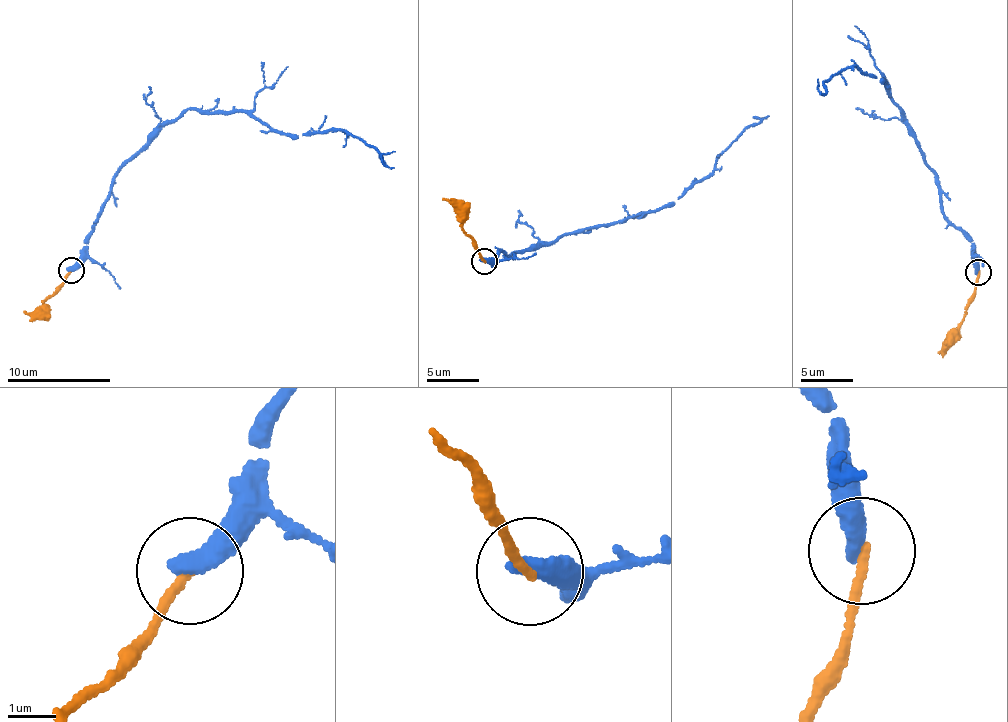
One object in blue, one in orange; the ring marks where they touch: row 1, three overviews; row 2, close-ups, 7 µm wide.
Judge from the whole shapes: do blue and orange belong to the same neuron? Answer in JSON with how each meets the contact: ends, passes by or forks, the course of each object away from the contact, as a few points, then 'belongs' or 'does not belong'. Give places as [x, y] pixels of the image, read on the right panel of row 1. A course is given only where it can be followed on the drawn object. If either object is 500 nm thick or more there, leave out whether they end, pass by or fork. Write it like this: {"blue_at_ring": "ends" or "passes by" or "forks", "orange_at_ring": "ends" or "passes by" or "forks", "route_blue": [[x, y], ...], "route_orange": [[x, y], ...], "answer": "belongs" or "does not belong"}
{"blue_at_ring": "ends", "orange_at_ring": "ends", "route_blue": [[977, 272], [974, 249], [943, 212], [937, 180], [885, 77], [884, 82], [855, 65], [824, 82], [822, 93]], "route_orange": [[977, 272], [976, 292], [960, 323], [960, 333], [942, 358]], "answer": "does not belong"}

